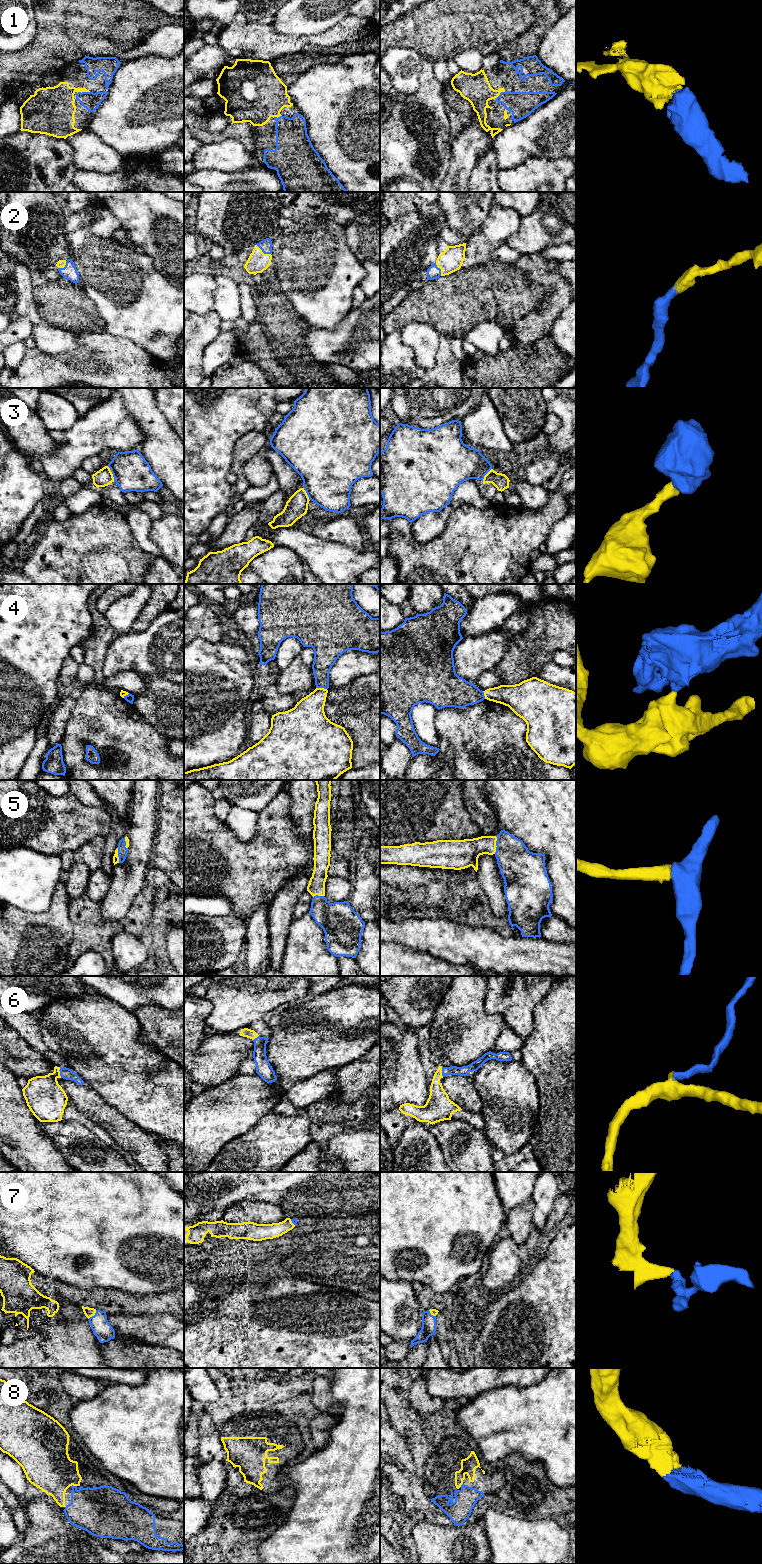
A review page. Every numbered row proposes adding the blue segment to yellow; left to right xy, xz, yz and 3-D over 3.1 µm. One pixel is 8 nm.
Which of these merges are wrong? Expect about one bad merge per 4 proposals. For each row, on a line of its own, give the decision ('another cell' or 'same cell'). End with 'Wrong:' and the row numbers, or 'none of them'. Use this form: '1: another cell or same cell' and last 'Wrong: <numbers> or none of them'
1: same cell
2: same cell
3: same cell
4: another cell
5: same cell
6: same cell
7: same cell
8: same cell
Wrong: 4

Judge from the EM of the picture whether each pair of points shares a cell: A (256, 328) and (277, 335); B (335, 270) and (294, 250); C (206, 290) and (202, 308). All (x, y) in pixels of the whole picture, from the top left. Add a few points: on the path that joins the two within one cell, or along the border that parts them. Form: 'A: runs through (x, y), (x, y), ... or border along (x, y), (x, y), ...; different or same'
A: border along (258, 321), (273, 351); different
B: runs through (325, 270), (320, 270), (304, 254); same
C: runs through (202, 294), (202, 304); same

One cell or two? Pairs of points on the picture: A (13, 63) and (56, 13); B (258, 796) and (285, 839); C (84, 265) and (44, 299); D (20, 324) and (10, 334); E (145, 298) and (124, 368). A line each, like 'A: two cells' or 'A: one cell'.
A: one cell
B: two cells
C: two cells
D: one cell
E: two cells

